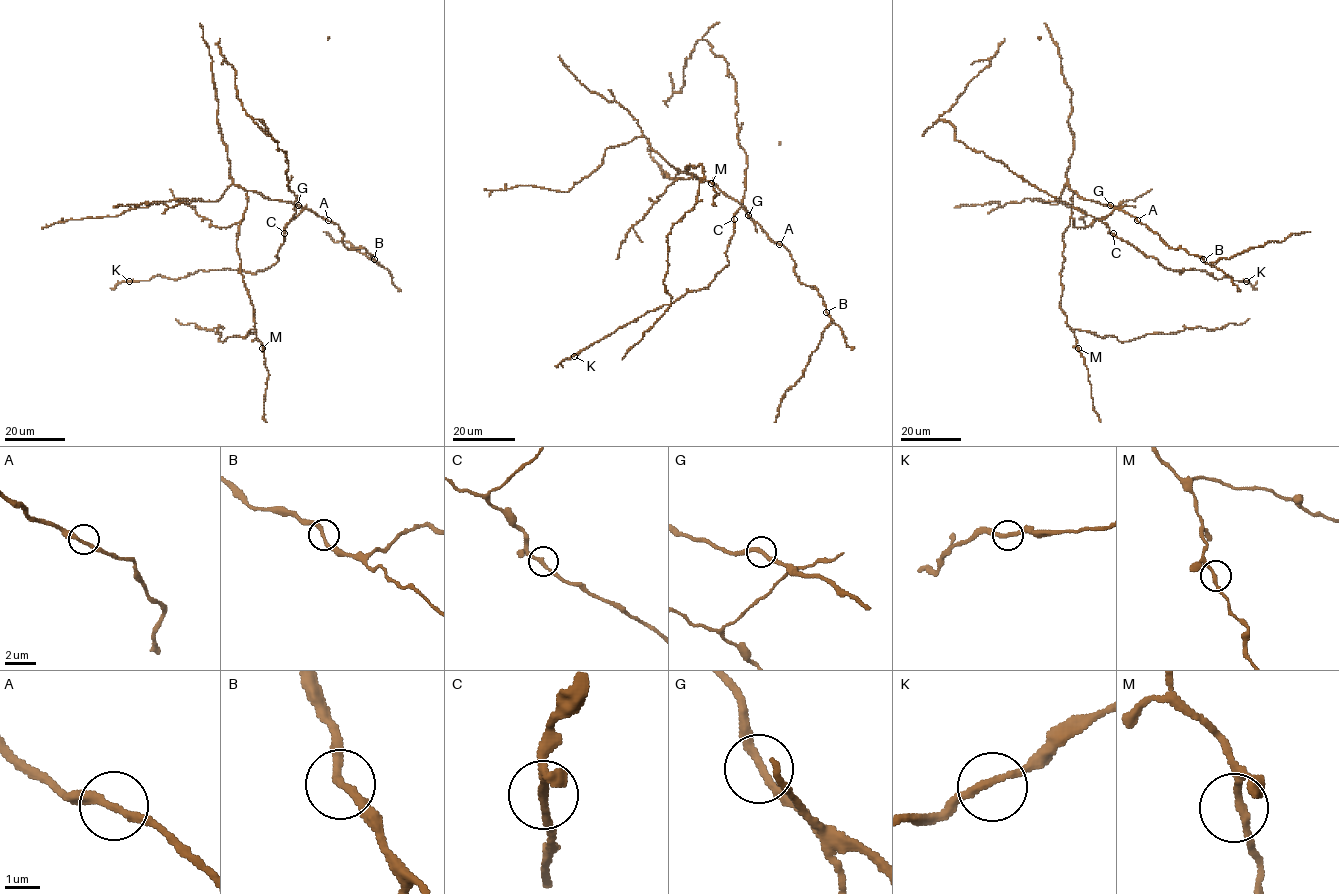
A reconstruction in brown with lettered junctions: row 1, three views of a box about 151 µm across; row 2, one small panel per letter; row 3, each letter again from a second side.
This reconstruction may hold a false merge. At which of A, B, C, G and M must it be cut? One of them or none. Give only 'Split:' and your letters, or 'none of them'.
Split: none of them

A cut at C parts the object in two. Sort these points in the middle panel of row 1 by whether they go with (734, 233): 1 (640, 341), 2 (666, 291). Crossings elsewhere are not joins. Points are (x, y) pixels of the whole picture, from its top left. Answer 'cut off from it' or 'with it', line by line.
1: cut off from it
2: cut off from it

